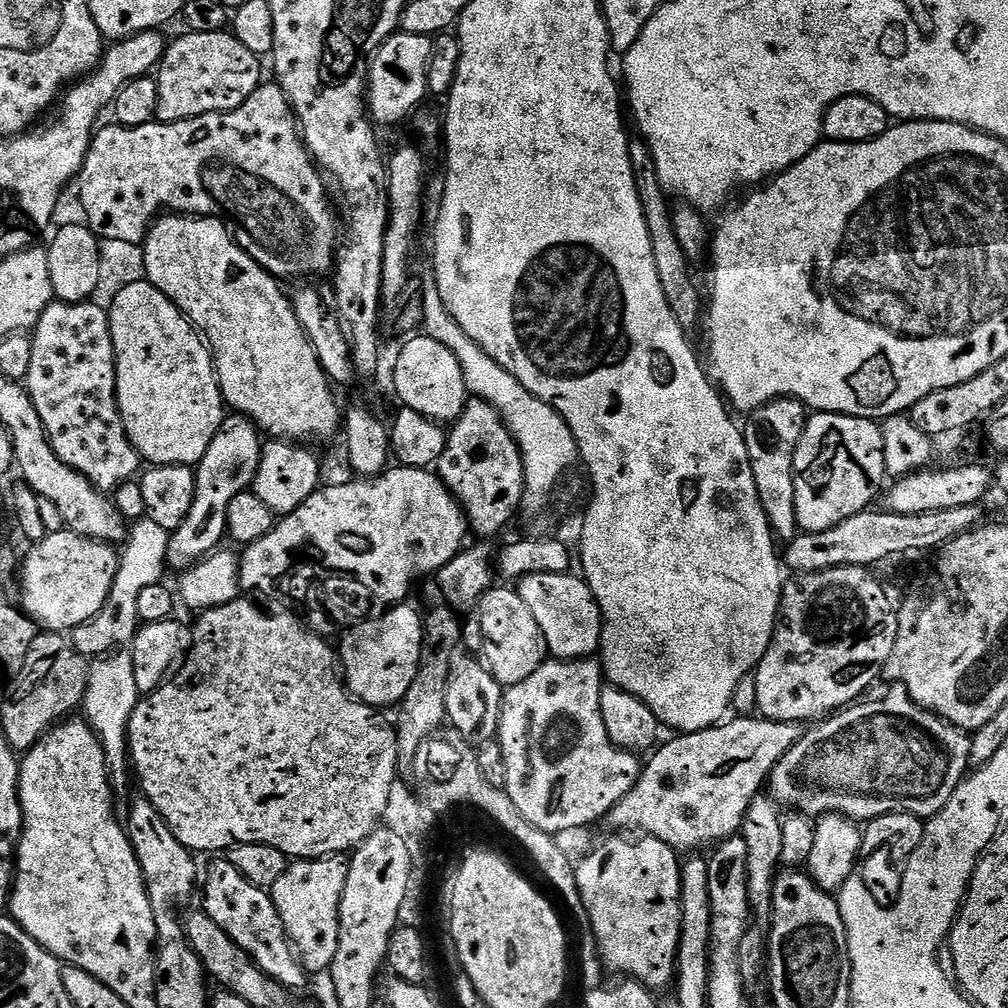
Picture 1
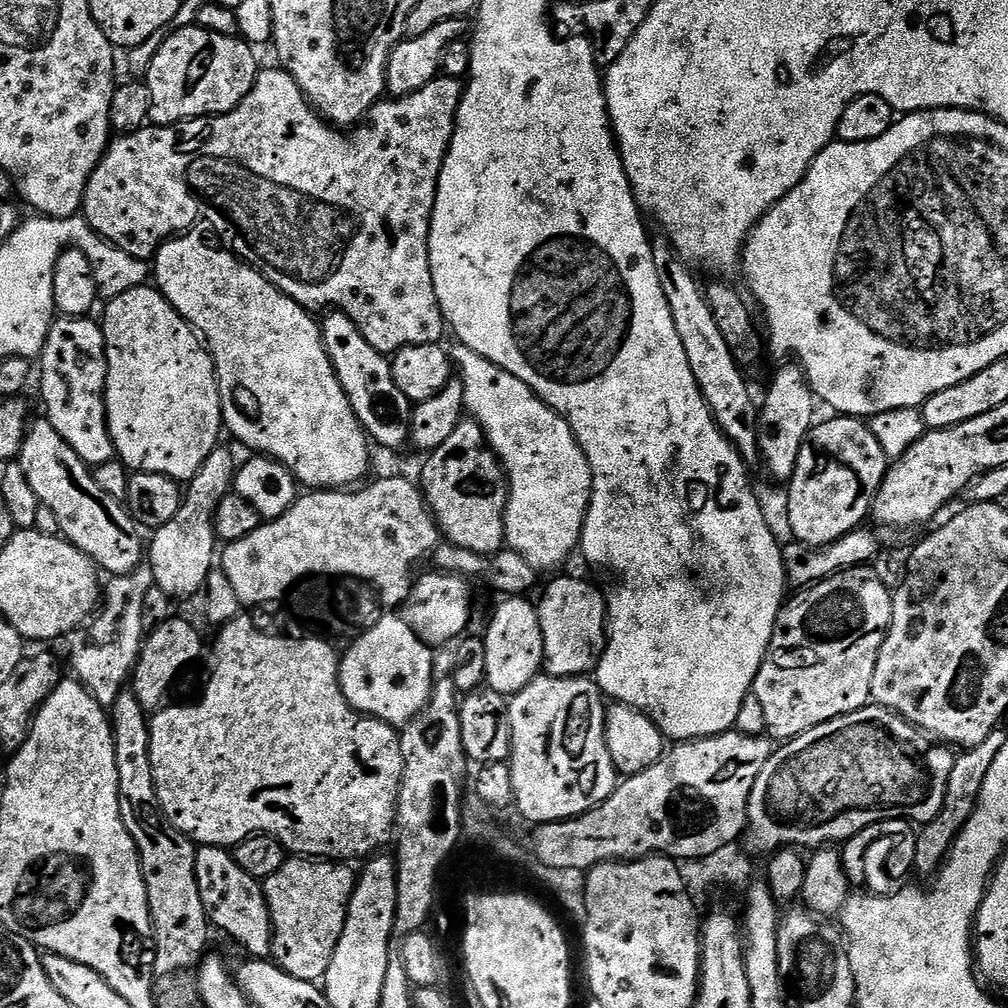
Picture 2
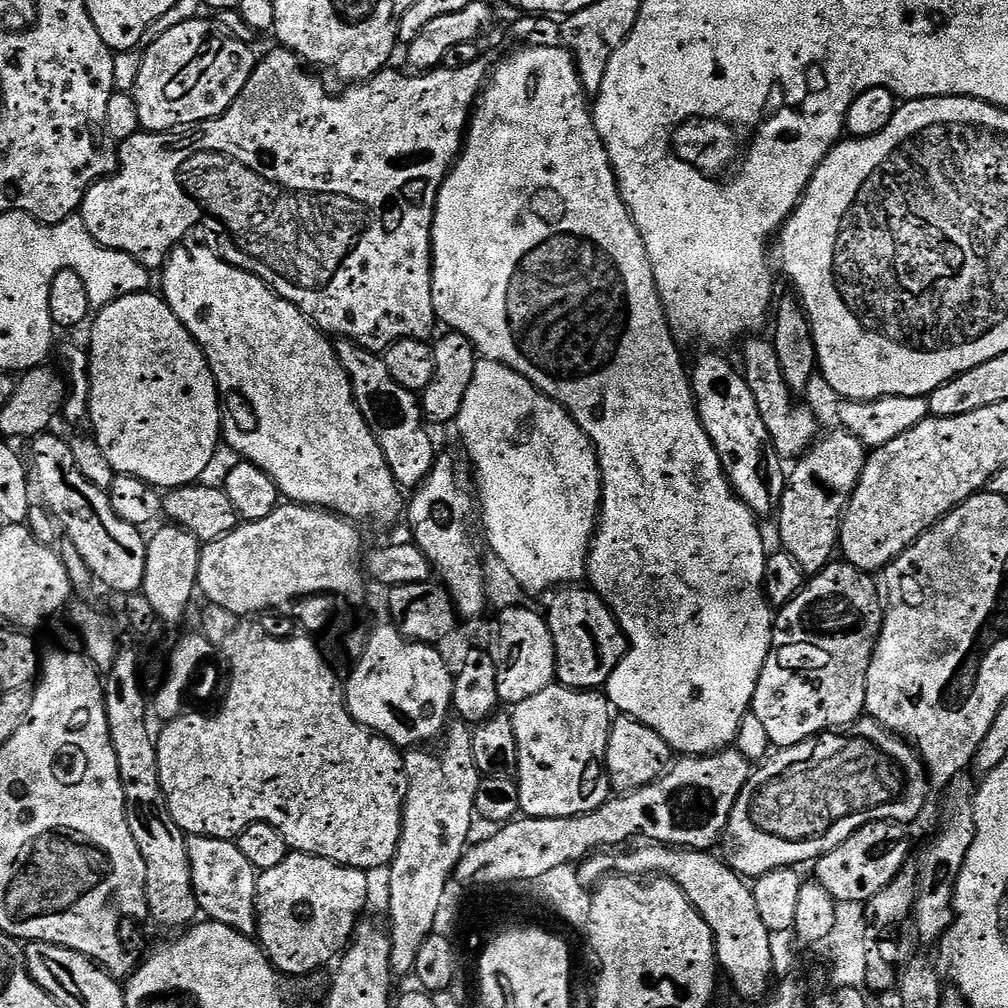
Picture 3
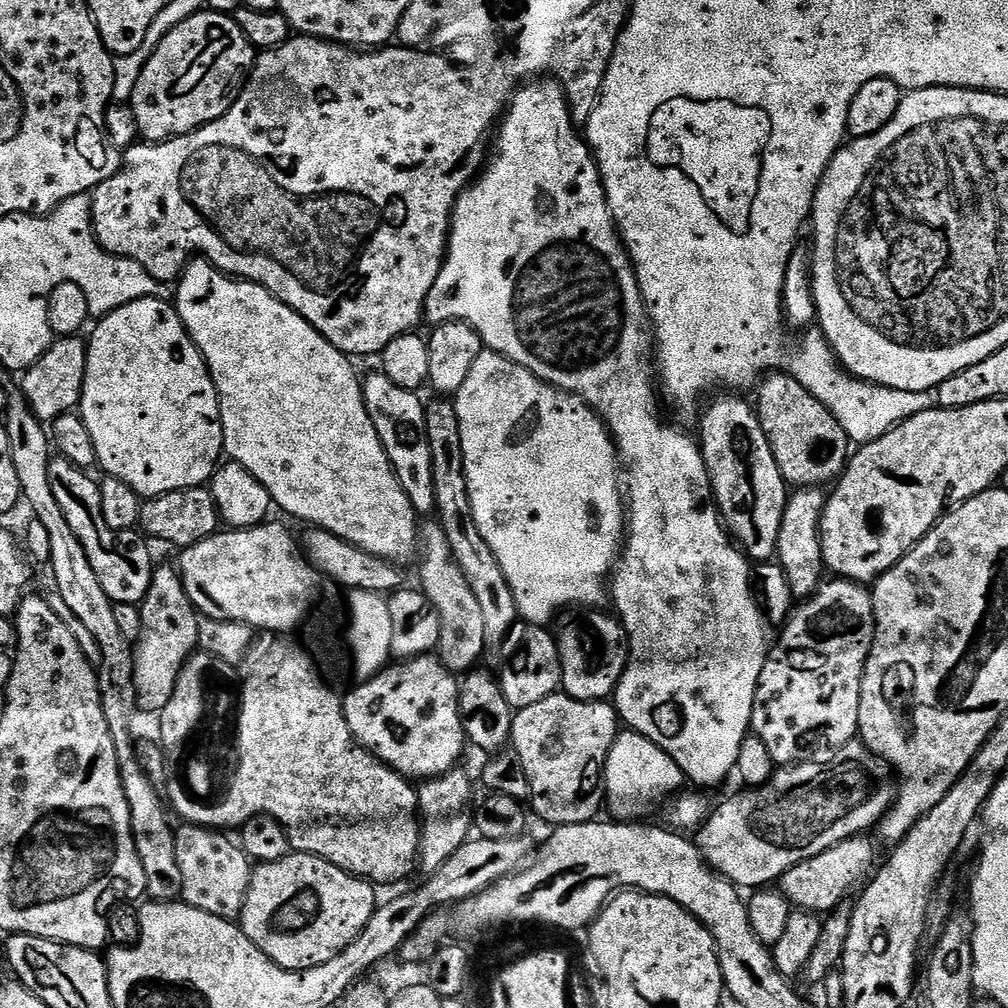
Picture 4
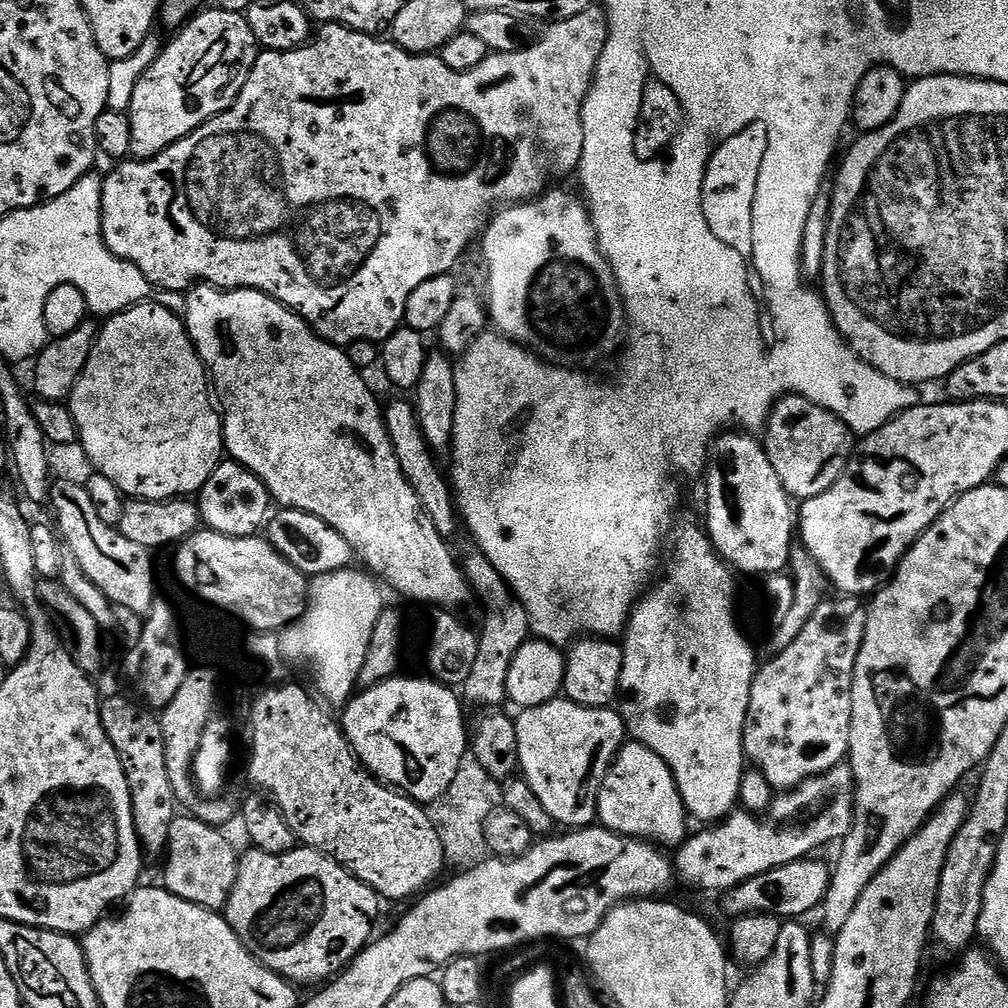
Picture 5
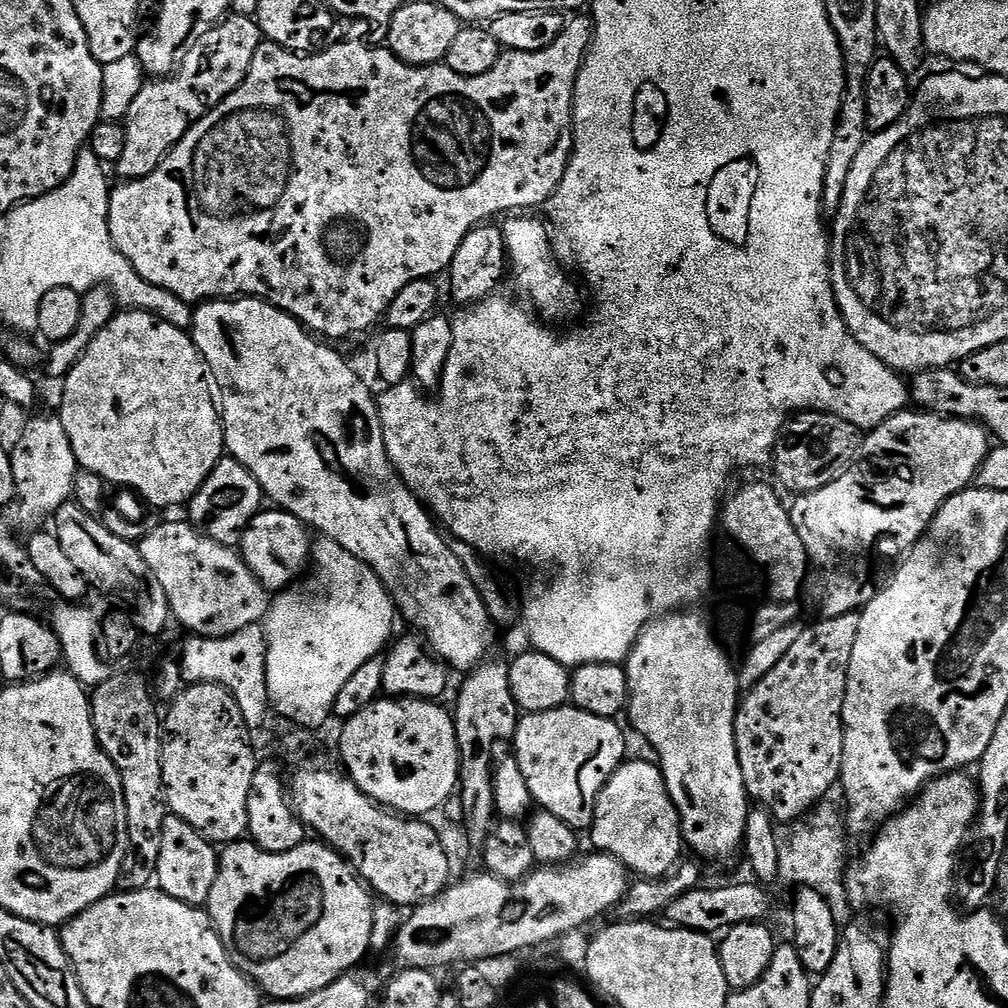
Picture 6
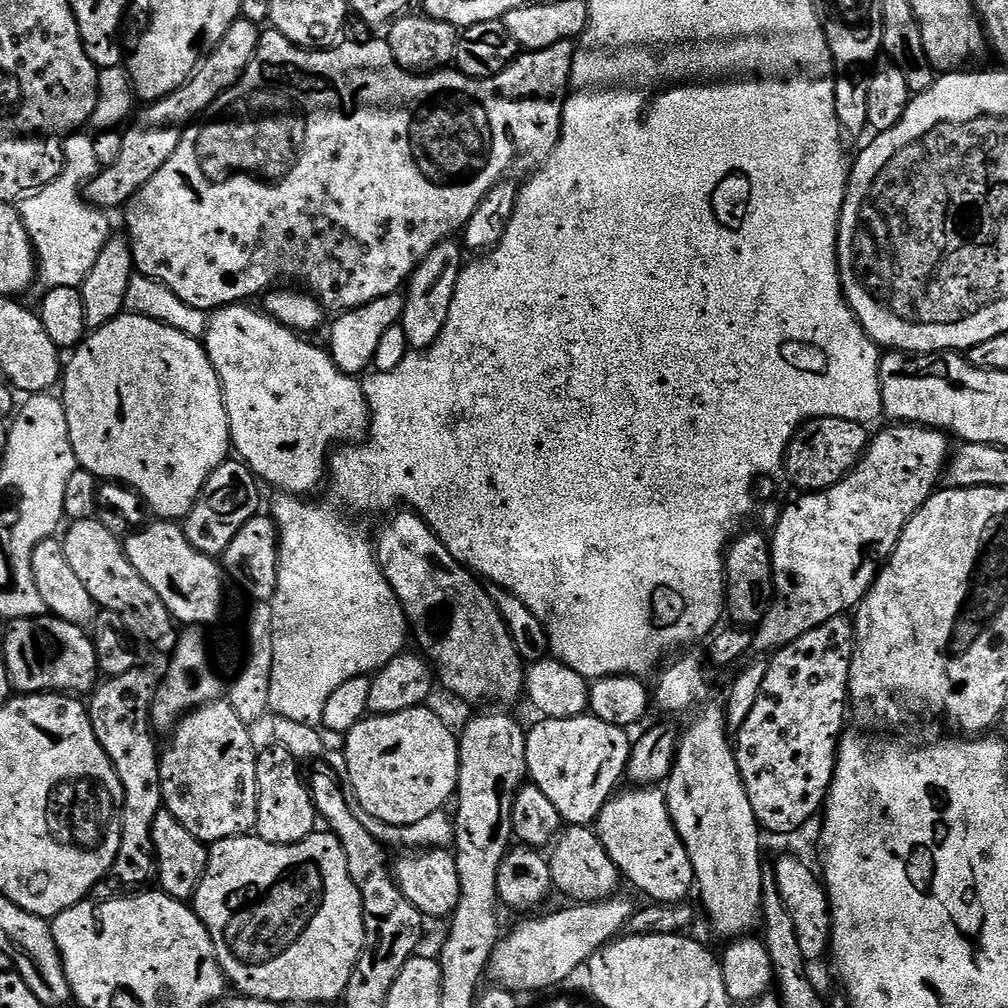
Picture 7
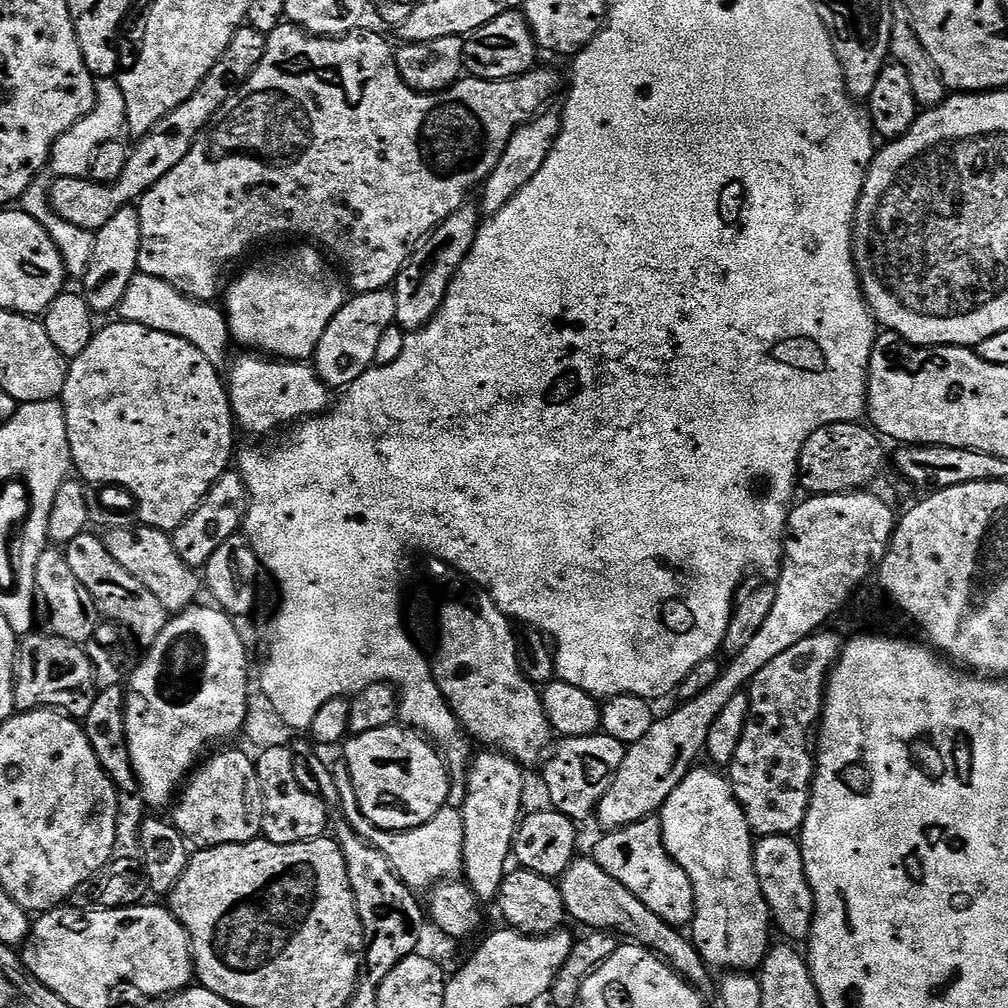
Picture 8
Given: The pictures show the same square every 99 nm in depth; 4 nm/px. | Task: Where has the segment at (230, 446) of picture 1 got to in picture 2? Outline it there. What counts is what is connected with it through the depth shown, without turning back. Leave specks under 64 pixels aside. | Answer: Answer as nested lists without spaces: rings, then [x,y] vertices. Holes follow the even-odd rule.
[[[224,446],[217,447],[212,452],[210,458],[203,463],[201,470],[195,475],[195,478],[187,483],[181,506],[178,514],[166,522],[166,524],[153,531],[152,540],[148,542],[148,567],[152,572],[152,579],[155,587],[162,589],[164,593],[171,598],[177,596],[190,596],[205,587],[209,575],[212,573],[216,562],[216,546],[218,539],[214,522],[216,511],[221,500],[230,492],[235,481],[236,461],[230,451],[224,449]]]

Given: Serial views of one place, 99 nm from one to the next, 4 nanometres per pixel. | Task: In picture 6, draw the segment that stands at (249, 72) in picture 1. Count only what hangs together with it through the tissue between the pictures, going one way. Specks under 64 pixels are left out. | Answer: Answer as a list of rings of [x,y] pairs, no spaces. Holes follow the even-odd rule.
[[[229,15],[195,37],[173,75],[145,83],[138,98],[130,102],[128,115],[122,121],[126,130],[126,150],[122,150],[122,158],[114,165],[119,179],[124,182],[140,180],[158,170],[160,163],[192,125],[211,108],[217,108],[231,92],[238,90],[261,43],[260,27],[253,17]]]

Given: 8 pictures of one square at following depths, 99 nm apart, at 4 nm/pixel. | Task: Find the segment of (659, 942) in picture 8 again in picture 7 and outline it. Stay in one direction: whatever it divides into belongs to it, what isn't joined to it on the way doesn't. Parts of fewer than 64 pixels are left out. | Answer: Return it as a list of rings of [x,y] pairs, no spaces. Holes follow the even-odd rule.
[[[588,826],[565,827],[551,845],[546,859],[550,870],[550,878],[552,879],[552,888],[556,892],[557,890],[560,891],[564,896],[569,896],[572,899],[569,901],[576,904],[597,904],[600,900],[611,900],[613,896],[617,895],[619,888],[616,887],[622,884],[620,872],[614,866],[610,856],[606,854],[599,836]]]

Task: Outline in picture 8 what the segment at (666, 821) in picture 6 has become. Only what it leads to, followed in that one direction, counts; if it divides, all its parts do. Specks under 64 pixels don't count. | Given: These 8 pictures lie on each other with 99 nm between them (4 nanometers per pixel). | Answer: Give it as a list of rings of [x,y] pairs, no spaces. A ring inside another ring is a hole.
[[[656,818],[639,820],[628,824],[624,828],[608,830],[604,837],[596,844],[596,849],[590,852],[593,860],[610,874],[610,878],[622,882],[638,902],[650,906],[658,918],[662,918],[667,924],[677,926],[691,925],[696,913],[694,902],[694,890],[686,870],[678,866],[672,860],[672,855],[664,849],[664,839],[660,829],[660,821]]]

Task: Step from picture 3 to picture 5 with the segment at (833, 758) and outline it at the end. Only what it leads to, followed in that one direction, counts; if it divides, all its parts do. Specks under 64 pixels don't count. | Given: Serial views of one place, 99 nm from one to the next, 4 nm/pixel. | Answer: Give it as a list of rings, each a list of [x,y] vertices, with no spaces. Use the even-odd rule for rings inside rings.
[[[851,767],[831,768],[826,775],[777,795],[767,814],[736,810],[715,826],[705,827],[705,832],[693,831],[675,849],[675,879],[700,892],[726,893],[758,874],[766,874],[766,870],[811,857],[815,848],[843,841],[855,813],[856,782]]]

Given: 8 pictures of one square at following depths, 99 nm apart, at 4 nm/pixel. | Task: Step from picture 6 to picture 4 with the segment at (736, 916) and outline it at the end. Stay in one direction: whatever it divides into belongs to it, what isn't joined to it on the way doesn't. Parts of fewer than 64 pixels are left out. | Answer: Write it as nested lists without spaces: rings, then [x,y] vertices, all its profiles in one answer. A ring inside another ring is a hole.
[[[864,834],[851,836],[849,840],[843,840],[822,850],[822,854],[814,854],[814,858],[798,862],[780,877],[779,891],[783,892],[793,909],[813,914],[836,911],[847,901],[844,899],[852,891],[855,893],[873,875],[877,867],[876,848],[867,840],[868,838]]]

